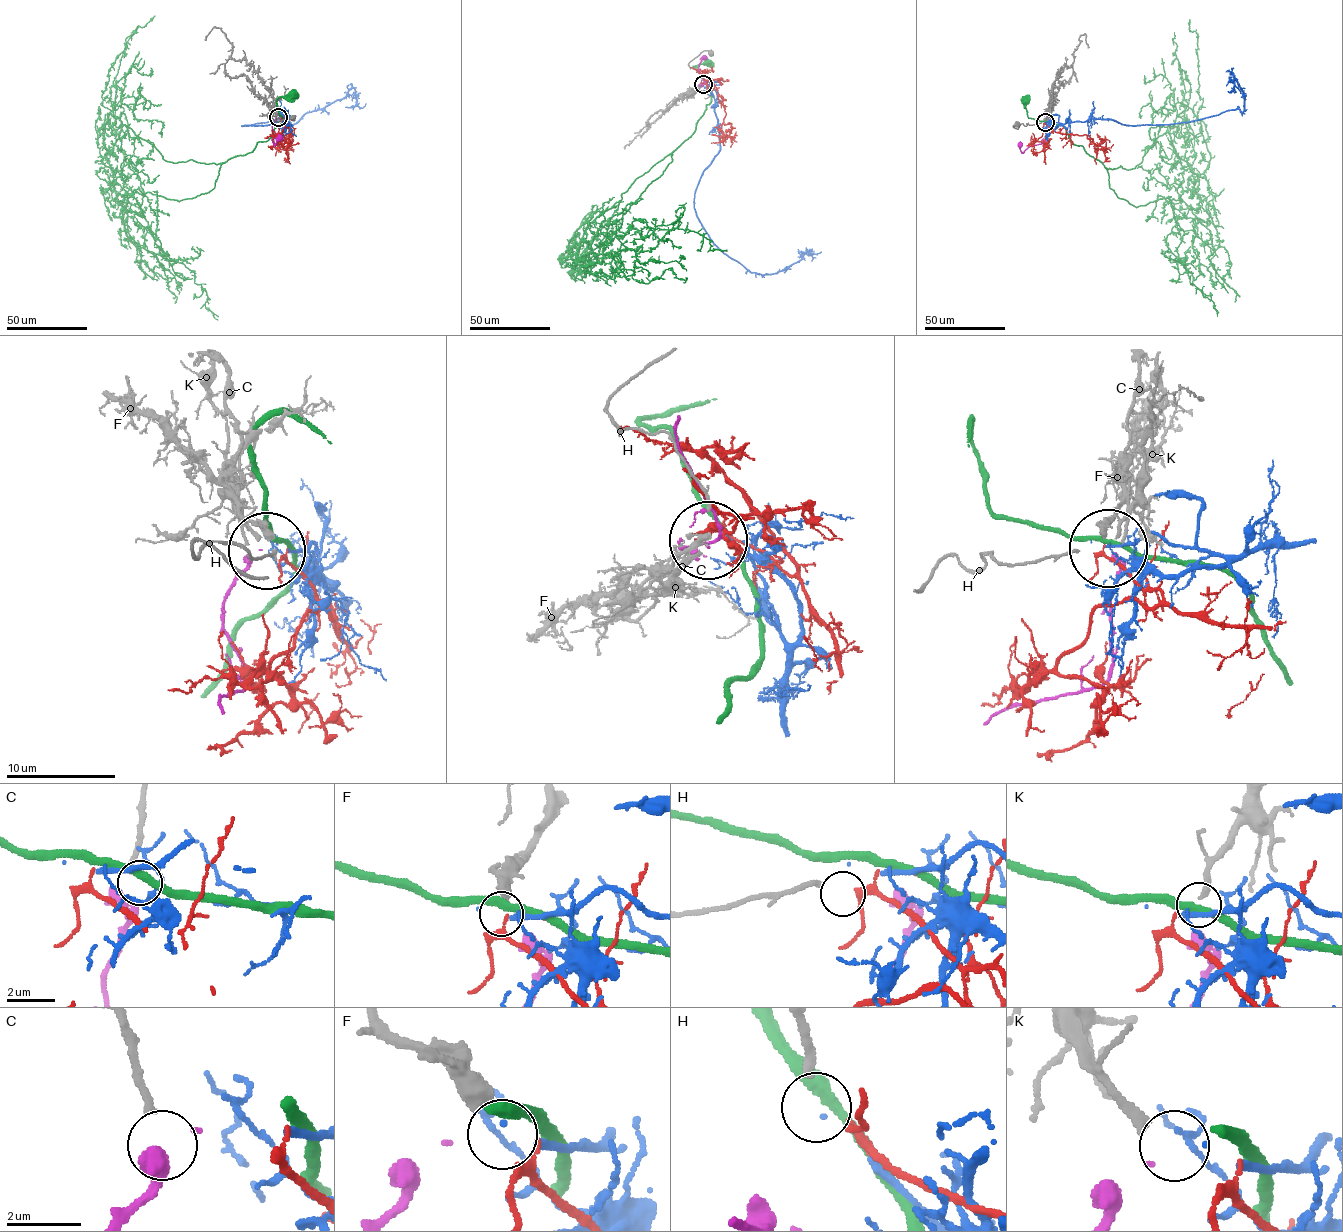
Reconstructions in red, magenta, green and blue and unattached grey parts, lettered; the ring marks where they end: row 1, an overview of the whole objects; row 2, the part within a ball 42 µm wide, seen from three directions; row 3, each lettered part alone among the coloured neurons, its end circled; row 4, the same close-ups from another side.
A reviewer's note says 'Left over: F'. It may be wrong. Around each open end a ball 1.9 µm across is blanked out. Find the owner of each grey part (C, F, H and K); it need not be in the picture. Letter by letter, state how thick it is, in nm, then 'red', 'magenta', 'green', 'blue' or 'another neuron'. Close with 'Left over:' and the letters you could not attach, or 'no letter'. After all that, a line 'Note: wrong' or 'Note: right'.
C: 200 nm thick; magenta
F: 550 nm thick; another neuron
H: 240 nm thick; red
K: 300 nm thick; another neuron
Left over: F, K
Note: wrong

